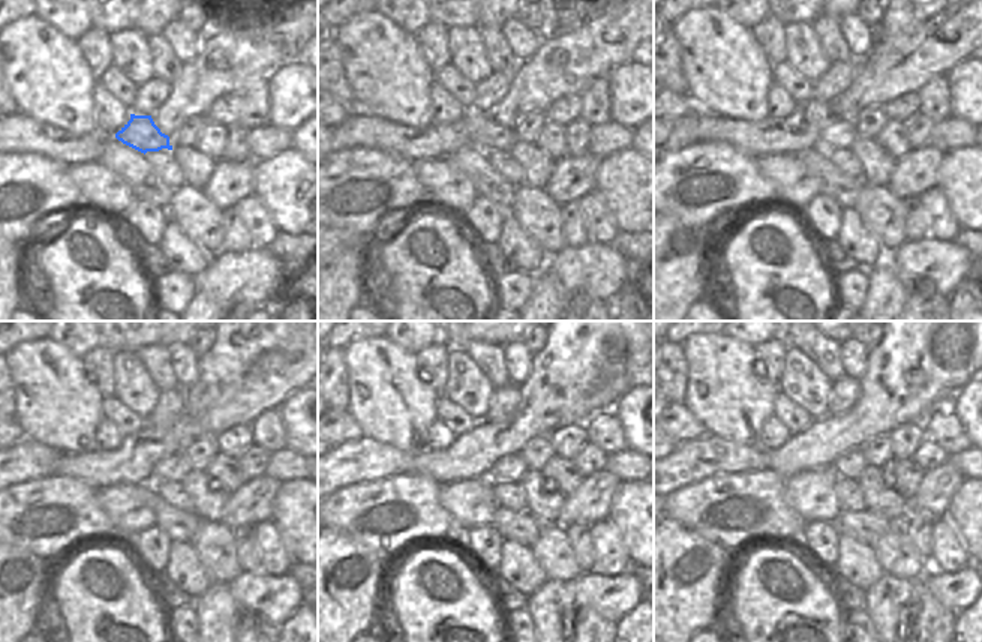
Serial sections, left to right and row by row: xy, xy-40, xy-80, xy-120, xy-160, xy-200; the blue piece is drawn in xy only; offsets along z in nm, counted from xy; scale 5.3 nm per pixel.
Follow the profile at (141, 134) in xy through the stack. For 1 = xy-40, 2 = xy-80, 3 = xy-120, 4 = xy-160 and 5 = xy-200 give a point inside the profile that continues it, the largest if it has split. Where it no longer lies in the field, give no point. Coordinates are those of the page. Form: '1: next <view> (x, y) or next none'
1: next xy-40 (489, 135)
2: next xy-80 (838, 134)
3: next xy-120 (173, 468)
4: next xy-160 (510, 467)
5: next xy-200 (849, 464)

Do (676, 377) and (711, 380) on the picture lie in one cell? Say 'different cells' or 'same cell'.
different cells

